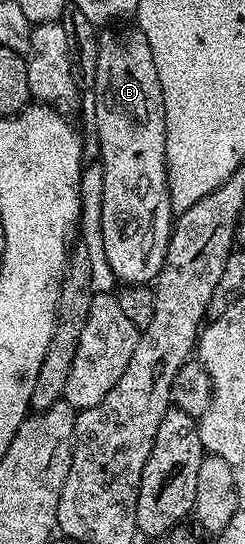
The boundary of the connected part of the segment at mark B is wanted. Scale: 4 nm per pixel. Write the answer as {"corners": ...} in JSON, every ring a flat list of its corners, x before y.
{"corners":[[138,27,120,29,117,33,104,31,99,34,100,50,98,51,98,71,96,72,96,141,100,144,100,165,104,168,104,182,100,185,100,245,104,248,104,261,108,269,124,285,148,285,160,276,164,260,168,254,168,244,172,238,174,210,172,196,168,186,168,168,166,167,166,107,162,99,162,83,158,83,158,67,154,67,154,55,146,35]]}

